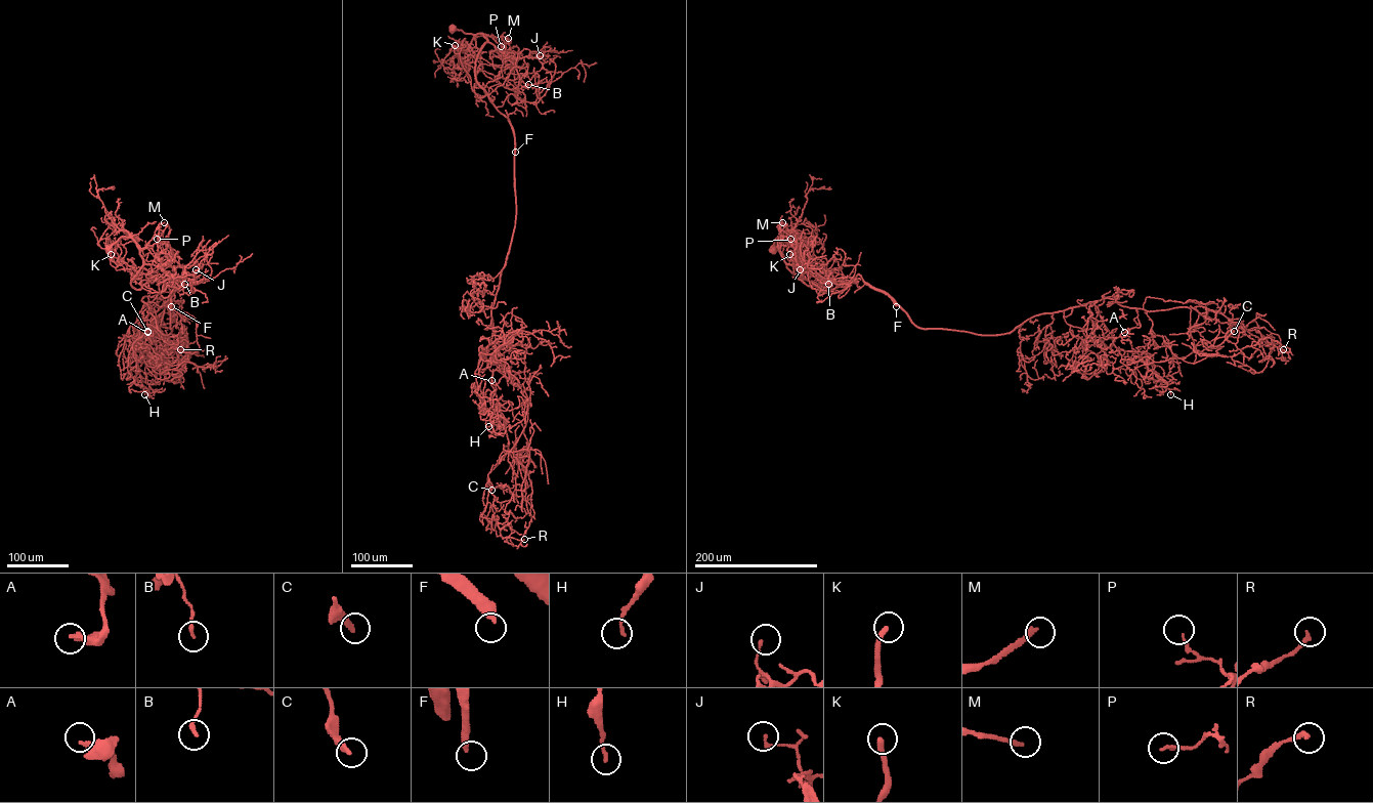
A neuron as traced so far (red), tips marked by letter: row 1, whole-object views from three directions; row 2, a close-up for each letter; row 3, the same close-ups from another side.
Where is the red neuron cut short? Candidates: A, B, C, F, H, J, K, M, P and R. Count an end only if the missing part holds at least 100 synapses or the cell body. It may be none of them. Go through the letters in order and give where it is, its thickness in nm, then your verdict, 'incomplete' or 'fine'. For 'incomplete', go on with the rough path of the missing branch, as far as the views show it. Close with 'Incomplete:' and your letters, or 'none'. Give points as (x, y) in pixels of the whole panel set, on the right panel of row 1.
A: (1124, 332) | 320 nm | fine
B: (828, 284) | 170 nm | fine
C: (1234, 331) | 320 nm | fine
F: (896, 306) | 360 nm | incomplete | (896, 306), (920, 331), (979, 337), (1005, 335), (1019, 361), (1013, 365), (1044, 377), (1062, 381), (1073, 361)
H: (1170, 394) | 170 nm | fine
J: (800, 269) | 150 nm | fine
K: (789, 254) | 280 nm | incomplete | (789, 254), (791, 242), (783, 224), (786, 216), (788, 222)
M: (782, 222) | 240 nm | fine
P: (790, 239) | 130 nm | fine
R: (1283, 349) | 220 nm | fine
Incomplete: F, K

